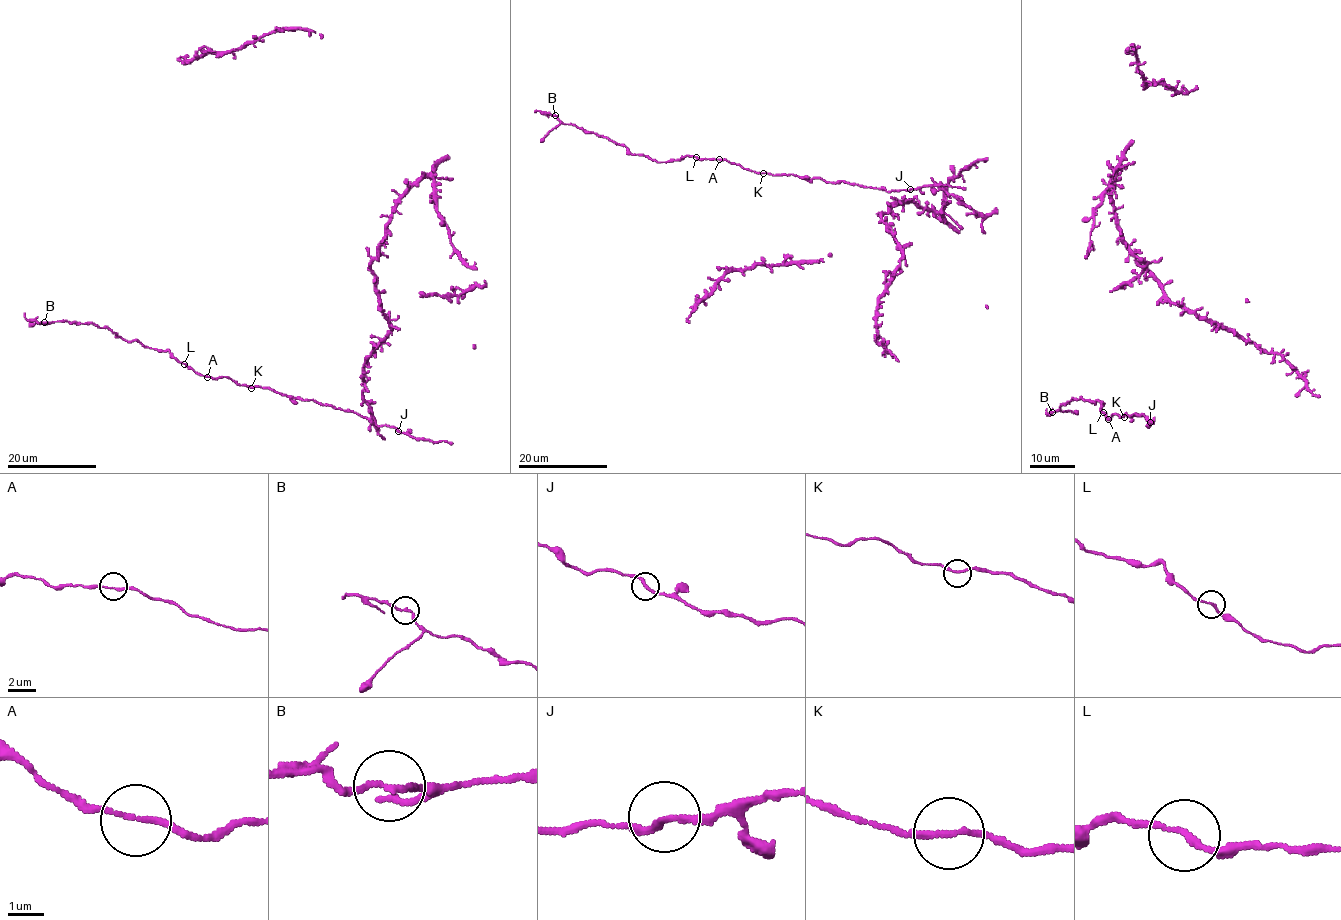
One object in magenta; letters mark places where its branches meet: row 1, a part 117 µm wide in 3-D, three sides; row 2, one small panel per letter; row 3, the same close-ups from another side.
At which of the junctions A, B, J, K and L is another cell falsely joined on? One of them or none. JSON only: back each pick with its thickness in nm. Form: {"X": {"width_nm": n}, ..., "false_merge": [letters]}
{"B": {"width_nm": 160}, "false_merge": ["B"]}

